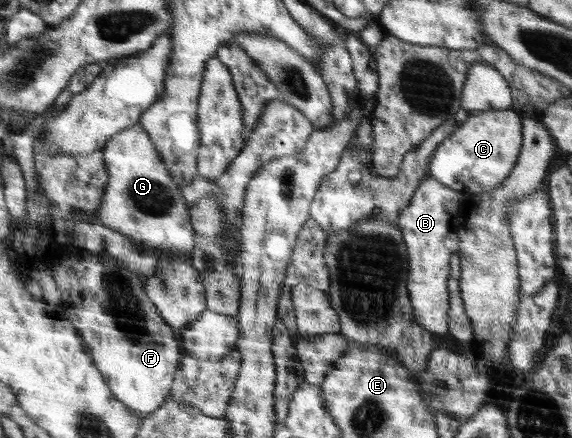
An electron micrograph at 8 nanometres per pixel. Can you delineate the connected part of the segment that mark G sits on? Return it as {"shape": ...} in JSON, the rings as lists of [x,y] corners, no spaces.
{"shape":[[[141,124],[123,130],[110,140],[104,152],[110,182],[99,212],[102,223],[153,247],[190,252],[197,237],[191,226],[190,206],[149,131]]]}

